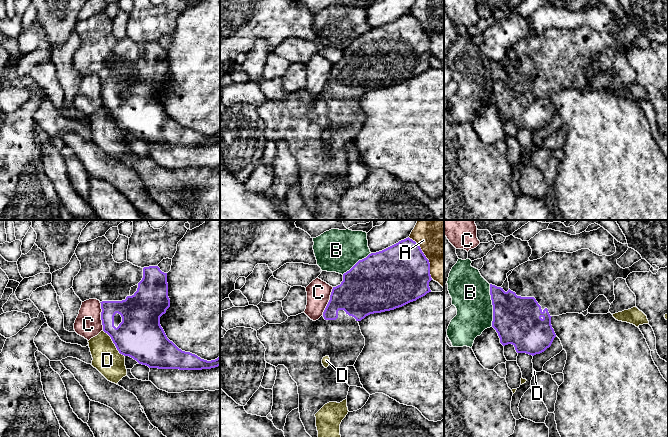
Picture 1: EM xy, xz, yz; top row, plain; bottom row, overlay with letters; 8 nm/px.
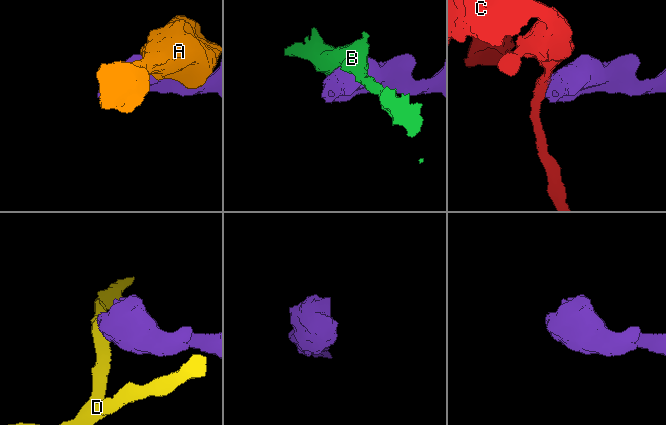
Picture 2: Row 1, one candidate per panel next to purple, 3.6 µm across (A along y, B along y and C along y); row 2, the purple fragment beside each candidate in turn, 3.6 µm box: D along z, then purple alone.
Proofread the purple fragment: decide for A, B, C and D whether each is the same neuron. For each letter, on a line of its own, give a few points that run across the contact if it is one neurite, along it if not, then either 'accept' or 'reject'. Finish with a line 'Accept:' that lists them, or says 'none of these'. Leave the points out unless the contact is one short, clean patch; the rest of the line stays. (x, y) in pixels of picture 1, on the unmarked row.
A: reject
B: reject
C: line xy (99, 78), (103, 106); reject
D: line xy (103, 106), (110, 113), (116, 125), (124, 132); reject
Accept: none of these

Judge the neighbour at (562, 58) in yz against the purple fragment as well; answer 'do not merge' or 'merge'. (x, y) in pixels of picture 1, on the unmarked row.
merge

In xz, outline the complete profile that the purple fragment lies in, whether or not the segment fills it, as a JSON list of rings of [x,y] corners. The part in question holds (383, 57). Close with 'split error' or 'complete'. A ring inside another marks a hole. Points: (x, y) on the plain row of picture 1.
[[[408,13],[382,27],[369,30],[344,49],[343,57],[340,61],[333,63],[330,76],[318,96],[313,97],[305,89],[301,89],[288,93],[281,100],[267,99],[257,106],[257,113],[266,125],[265,137],[275,143],[284,141],[297,159],[300,195],[306,208],[314,216],[318,213],[315,190],[329,178],[340,179],[347,175],[350,162],[346,157],[345,144],[354,142],[365,122],[365,114],[358,98],[370,90],[394,86],[425,72],[431,68],[429,63],[431,56],[429,36],[420,22]],[[325,132],[330,134],[327,144],[322,140]]]; split error

